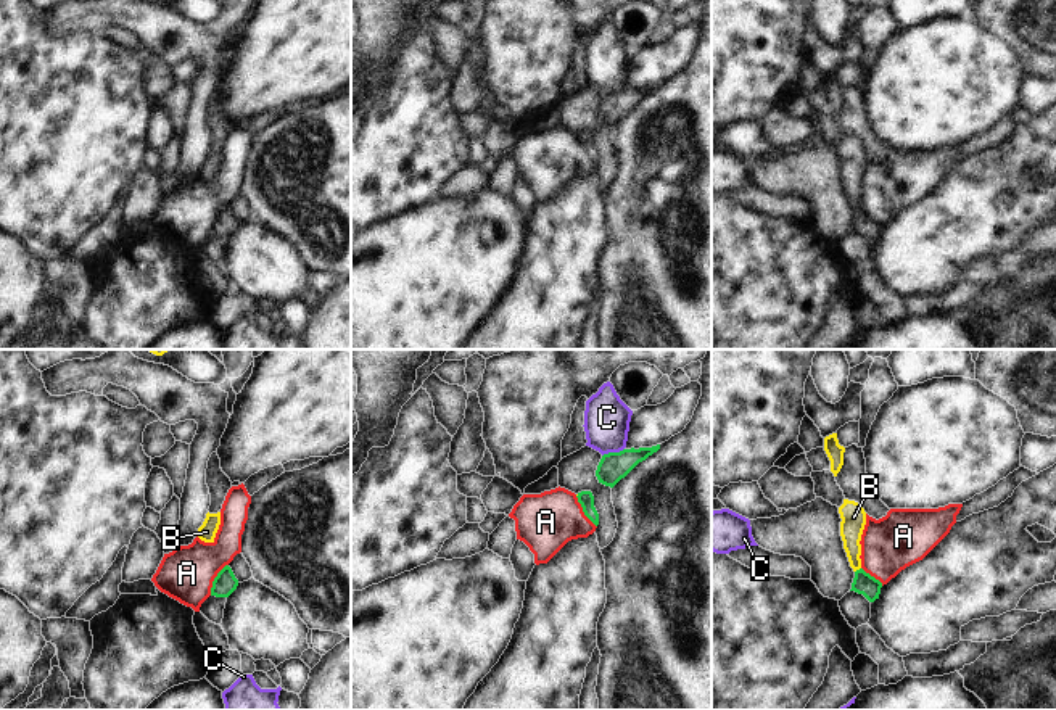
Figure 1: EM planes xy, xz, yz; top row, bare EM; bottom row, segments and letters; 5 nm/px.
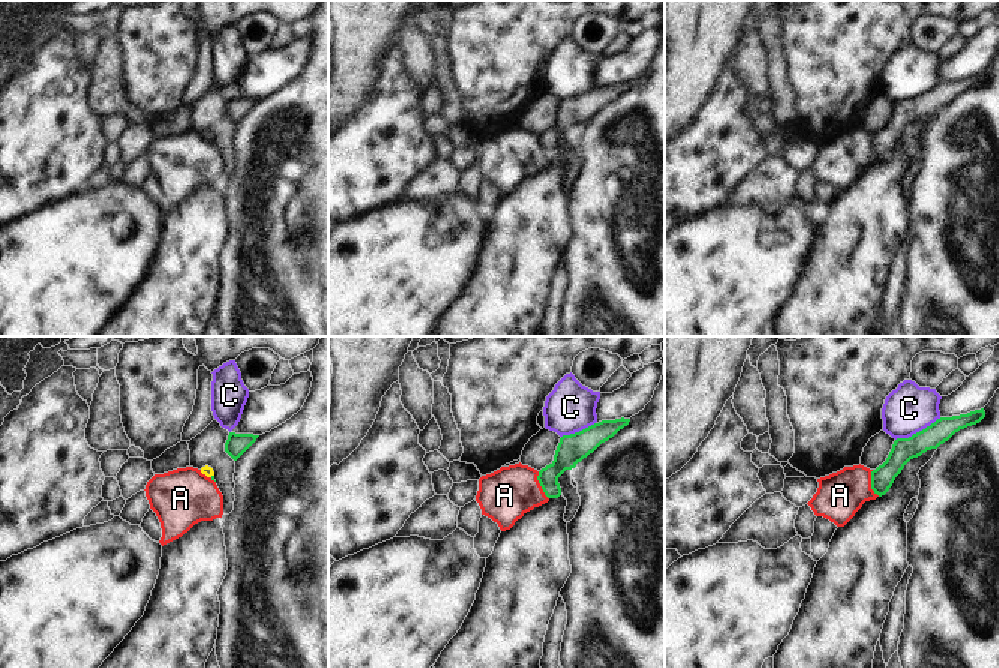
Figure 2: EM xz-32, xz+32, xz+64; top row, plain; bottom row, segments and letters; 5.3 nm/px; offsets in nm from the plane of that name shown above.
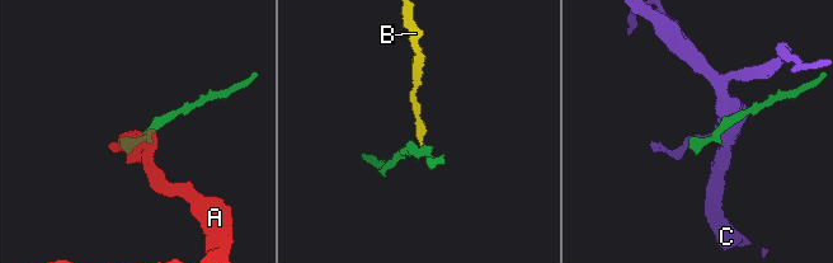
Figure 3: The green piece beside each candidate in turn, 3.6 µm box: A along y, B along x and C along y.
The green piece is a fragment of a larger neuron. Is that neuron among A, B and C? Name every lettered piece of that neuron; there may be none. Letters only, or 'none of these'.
B

